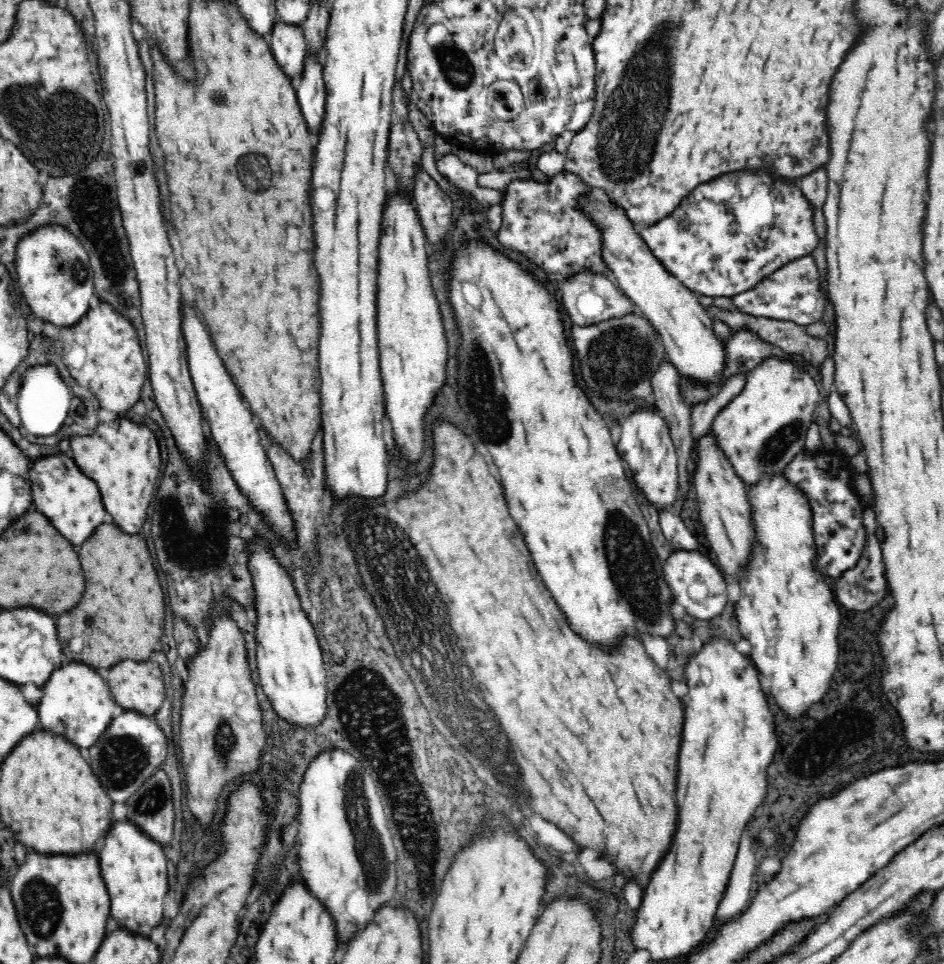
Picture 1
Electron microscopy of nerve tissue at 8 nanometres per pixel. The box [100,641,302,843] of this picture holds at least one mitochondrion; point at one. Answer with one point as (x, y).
(153, 797)

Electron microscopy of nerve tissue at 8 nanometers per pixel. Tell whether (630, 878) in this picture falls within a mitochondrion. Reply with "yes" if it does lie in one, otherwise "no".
no

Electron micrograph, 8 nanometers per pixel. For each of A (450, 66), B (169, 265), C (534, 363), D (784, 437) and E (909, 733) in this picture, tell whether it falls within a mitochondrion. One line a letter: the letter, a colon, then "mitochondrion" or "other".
A: mitochondrion
B: other
C: other
D: mitochondrion
E: other

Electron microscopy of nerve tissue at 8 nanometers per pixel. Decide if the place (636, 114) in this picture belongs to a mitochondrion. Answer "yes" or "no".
yes

